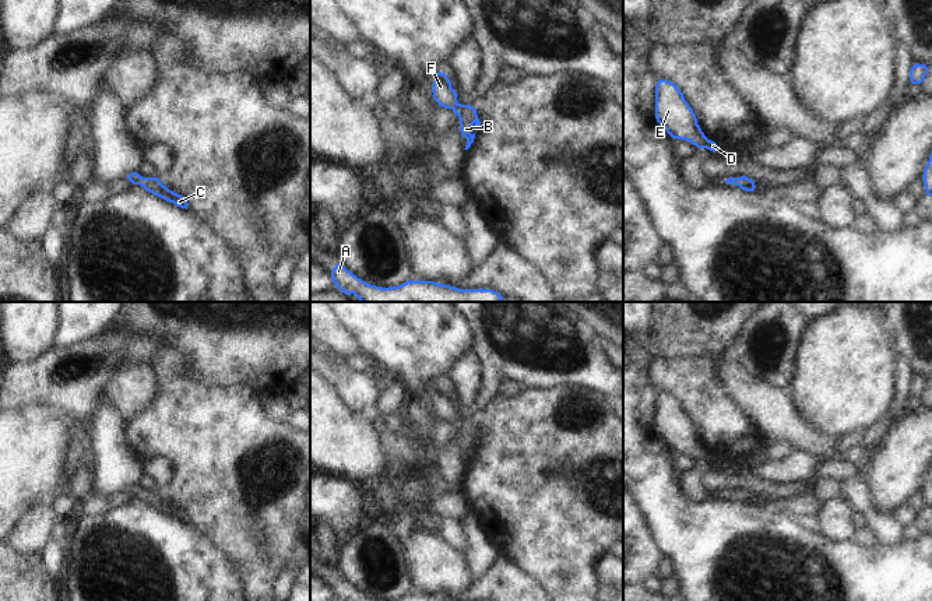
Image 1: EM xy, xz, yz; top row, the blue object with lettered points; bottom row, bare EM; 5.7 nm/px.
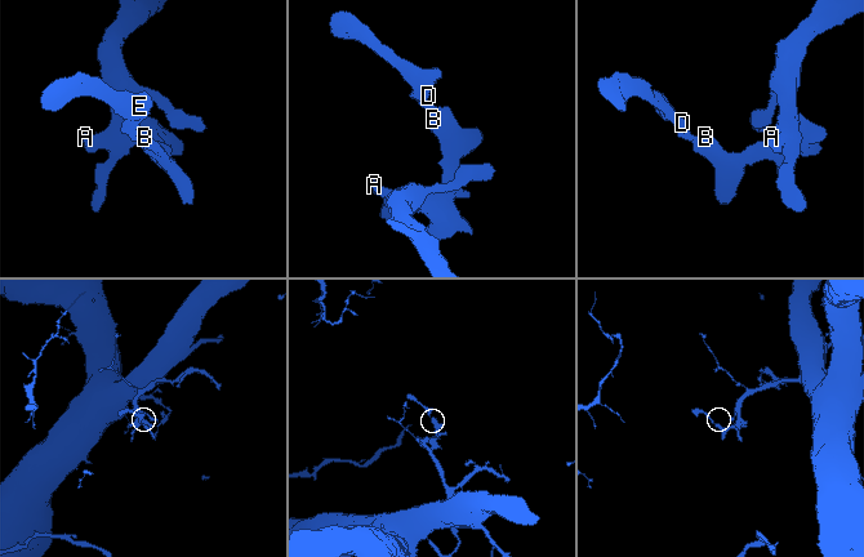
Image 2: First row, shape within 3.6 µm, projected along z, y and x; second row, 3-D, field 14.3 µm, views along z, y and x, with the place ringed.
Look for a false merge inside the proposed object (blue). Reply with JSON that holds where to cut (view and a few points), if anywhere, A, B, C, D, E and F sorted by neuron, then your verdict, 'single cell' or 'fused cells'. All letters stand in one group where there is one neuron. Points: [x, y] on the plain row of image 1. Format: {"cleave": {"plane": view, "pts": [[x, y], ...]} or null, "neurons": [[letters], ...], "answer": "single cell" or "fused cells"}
{"cleave": null, "neurons": [["A", "B", "C", "D", "E", "F"]], "answer": "single cell"}

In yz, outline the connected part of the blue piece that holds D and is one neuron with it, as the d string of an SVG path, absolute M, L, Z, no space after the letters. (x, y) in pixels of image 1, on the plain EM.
M658 393L655 398L655 432L672 451L686 453L713 465L718 463L718 458L704 449L683 407L671 394Z

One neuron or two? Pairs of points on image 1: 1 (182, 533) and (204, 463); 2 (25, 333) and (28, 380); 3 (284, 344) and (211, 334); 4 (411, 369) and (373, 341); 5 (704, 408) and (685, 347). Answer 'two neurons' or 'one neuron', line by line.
1: two neurons
2: two neurons
3: one neuron
4: one neuron
5: two neurons

